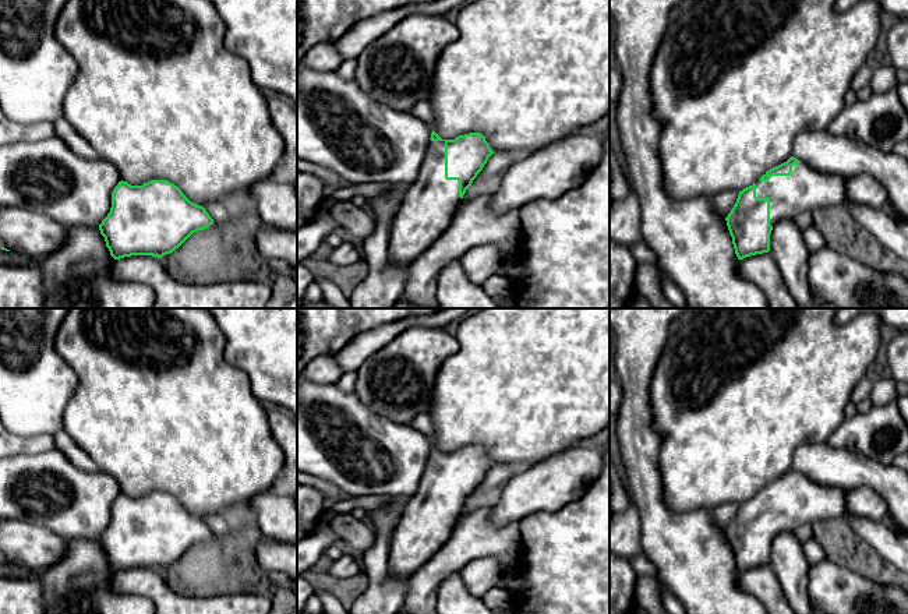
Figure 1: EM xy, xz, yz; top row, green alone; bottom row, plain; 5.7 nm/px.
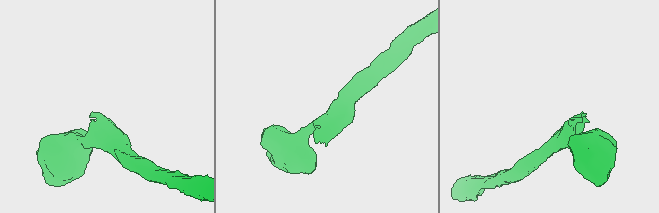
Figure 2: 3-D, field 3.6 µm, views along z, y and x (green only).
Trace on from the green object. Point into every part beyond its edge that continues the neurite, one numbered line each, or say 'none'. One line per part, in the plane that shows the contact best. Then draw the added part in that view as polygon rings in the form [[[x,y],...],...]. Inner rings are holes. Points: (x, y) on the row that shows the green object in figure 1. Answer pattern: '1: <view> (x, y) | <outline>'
1: xz (430, 203) | [[[430,141],[417,177],[409,184],[391,225],[388,241],[389,260],[407,269],[451,225],[462,198],[459,181],[445,179],[445,141]]]

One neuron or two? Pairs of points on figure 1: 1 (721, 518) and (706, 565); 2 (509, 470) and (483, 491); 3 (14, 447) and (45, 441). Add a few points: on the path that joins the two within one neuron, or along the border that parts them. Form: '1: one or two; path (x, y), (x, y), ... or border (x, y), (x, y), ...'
1: two; border (710, 512), (714, 522), (724, 532)
2: one; path (502, 473), (490, 484)
3: one; path (21, 445), (38, 444)

